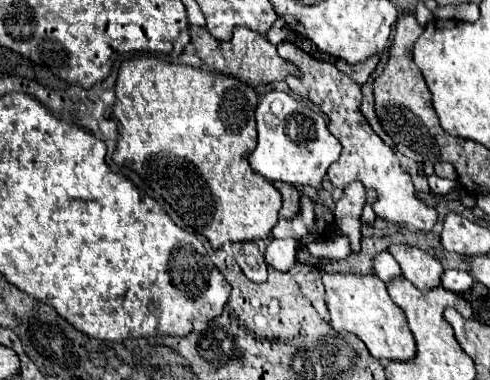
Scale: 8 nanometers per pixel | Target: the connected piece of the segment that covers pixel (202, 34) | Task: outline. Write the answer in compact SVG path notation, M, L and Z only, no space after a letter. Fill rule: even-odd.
M191 26L189 34L191 34L191 44L195 48L195 54L213 72L235 76L237 80L249 84L253 90L259 90L259 86L263 84L281 82L287 76L299 76L299 70L293 64L287 64L287 60L283 60L277 54L277 48L269 40L259 40L259 36L255 36L255 32L247 32L247 28L235 28L233 40L229 40L227 44L219 44L219 40L215 40L205 28Z

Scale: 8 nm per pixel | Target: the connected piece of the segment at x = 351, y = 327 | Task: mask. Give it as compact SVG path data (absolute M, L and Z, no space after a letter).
M323 274L327 292L327 308L331 314L333 330L347 330L355 334L379 362L411 360L415 358L417 346L407 326L403 310L389 298L387 286L375 274Z

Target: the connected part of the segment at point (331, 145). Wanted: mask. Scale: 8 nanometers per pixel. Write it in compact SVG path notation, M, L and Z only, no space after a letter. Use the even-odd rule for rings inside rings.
M271 90L261 96L259 106L255 110L255 120L257 120L257 146L249 154L251 168L271 182L281 180L293 186L321 188L321 180L327 174L327 168L341 154L341 144L327 130L323 116L303 106L293 96L279 90Z

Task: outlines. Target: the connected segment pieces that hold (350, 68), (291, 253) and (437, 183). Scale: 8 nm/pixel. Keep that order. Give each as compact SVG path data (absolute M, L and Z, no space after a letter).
M369 56L367 60L359 62L359 64L347 64L345 60L337 60L335 66L339 70L343 70L345 74L349 74L355 82L367 82L369 76L371 76L371 72L375 70L377 62L379 62L379 56Z
M283 238L283 240L271 240L265 248L265 260L271 268L279 270L279 272L287 272L289 268L295 266L295 254L297 254L297 240L293 242L291 238Z
M436 174L428 176L428 184L432 192L447 195L456 188L457 182L446 178L438 177Z

